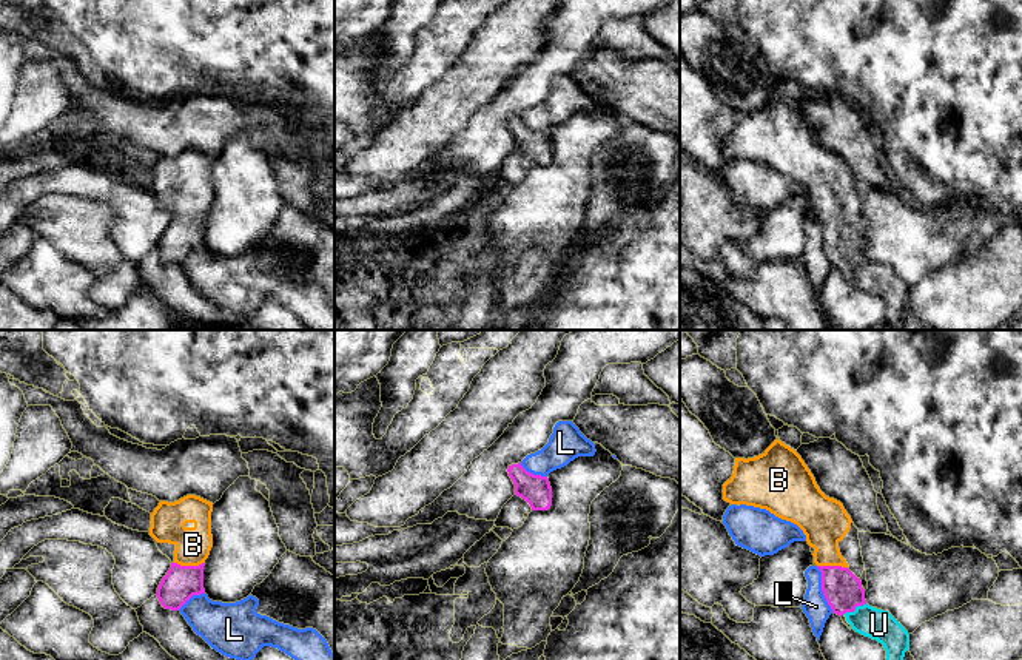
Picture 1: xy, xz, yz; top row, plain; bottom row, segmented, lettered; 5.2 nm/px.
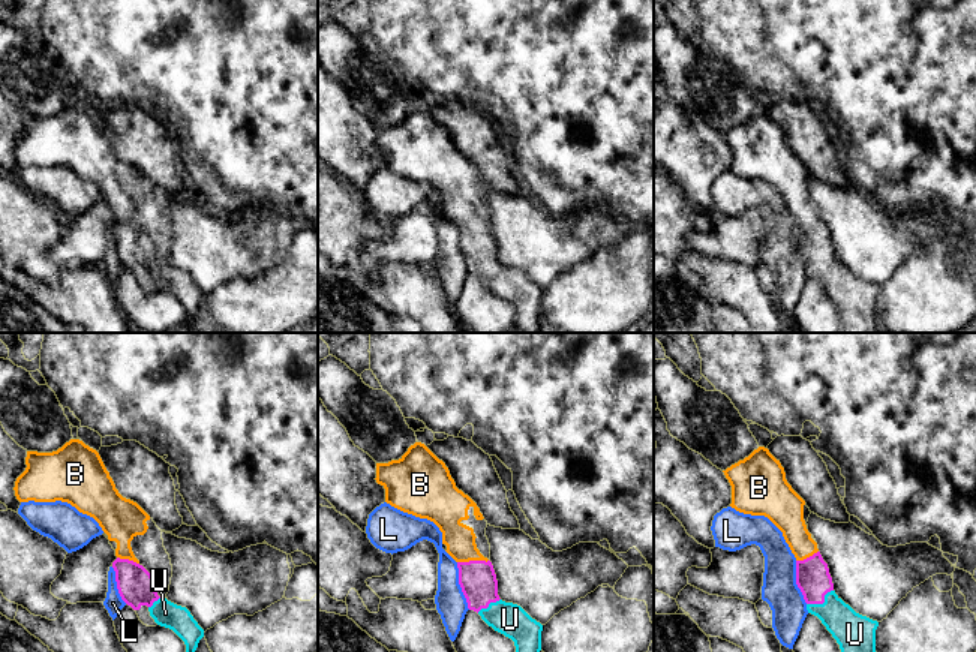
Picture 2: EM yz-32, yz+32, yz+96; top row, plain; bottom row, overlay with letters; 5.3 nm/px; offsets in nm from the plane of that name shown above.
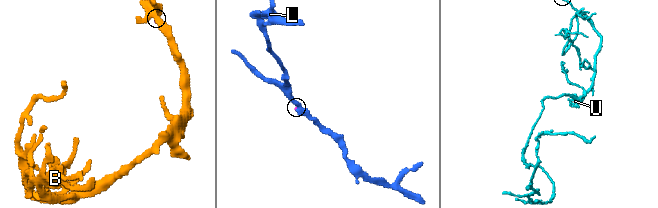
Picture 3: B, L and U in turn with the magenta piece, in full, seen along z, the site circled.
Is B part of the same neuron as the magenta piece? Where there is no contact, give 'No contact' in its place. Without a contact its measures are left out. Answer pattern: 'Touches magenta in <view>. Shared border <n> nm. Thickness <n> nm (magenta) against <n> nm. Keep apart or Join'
Touches magenta in xy. Shared border 160 nm. Thickness 180 nm (magenta) against 190 nm. Join

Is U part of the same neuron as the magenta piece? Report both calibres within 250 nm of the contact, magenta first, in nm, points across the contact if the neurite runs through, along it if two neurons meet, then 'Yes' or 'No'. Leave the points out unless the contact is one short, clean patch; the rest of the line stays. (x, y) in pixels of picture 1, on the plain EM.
Thickness 200 nm (magenta) against 160 nm. Path across: yz (842, 244), (856, 261), (871, 276), (879, 279). Yes

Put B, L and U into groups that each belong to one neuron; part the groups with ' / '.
B U / L

